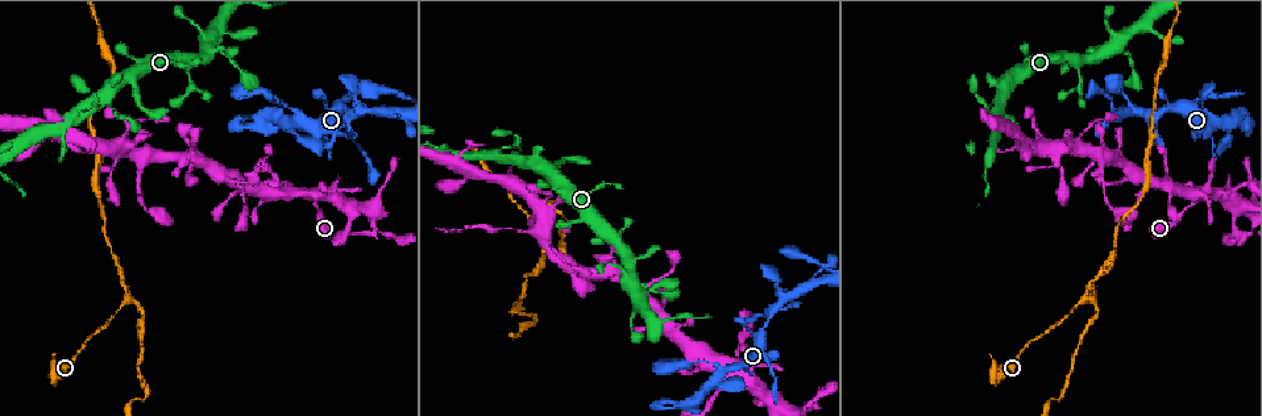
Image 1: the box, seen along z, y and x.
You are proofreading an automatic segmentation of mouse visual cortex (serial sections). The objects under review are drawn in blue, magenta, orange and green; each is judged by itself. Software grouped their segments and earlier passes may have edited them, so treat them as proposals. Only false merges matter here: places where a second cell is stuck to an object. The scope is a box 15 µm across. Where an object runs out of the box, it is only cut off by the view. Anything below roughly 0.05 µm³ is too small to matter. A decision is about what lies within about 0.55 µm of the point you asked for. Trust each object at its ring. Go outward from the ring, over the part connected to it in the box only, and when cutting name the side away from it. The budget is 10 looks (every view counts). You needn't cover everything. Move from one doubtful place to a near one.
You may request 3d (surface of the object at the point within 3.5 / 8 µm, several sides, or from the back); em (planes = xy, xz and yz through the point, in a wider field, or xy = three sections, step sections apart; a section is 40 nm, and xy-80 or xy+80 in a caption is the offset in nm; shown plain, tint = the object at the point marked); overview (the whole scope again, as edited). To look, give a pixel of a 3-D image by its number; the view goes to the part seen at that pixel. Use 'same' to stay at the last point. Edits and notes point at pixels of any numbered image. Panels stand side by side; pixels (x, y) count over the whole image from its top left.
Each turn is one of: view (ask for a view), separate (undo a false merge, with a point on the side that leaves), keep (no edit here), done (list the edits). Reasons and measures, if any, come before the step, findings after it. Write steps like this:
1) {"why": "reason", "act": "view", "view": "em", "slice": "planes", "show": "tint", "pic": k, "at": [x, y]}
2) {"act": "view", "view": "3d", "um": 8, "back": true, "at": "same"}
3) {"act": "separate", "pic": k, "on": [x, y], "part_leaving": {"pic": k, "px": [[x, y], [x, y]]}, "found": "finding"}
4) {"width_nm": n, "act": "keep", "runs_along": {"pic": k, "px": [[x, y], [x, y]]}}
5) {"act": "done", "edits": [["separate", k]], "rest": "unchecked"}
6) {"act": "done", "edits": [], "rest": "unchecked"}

{"why": "three-way junction", "act": "view", "view": "3d", "um": 3.5, "pic": 1, "at": [1081, 302]}

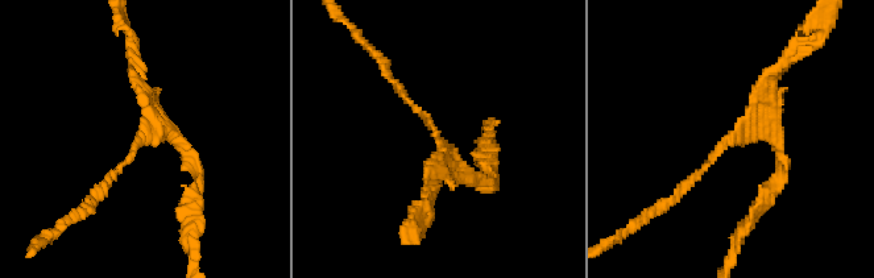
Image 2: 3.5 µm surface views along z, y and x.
{"act": "view", "view": "em", "slice": "xy", "step": 3, "show": "tint", "pic": 2, "at": [737, 135]}

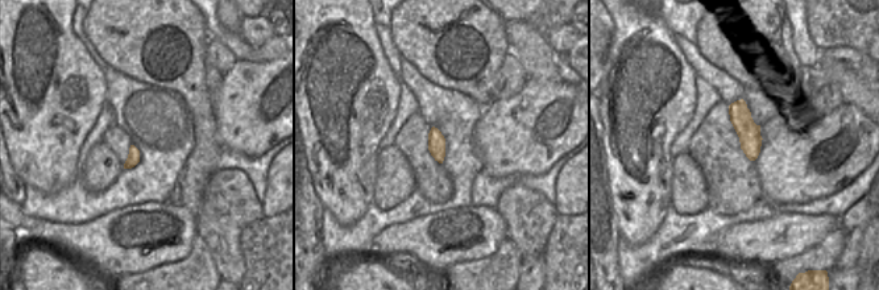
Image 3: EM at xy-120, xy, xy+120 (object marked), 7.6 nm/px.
{"act": "keep", "runs_along": {"pic": 2, "px": [[682, 191], [783, 65]]}, "found": "all the same cell"}

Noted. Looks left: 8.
{"why": "abrupt turn", "act": "view", "view": "3d", "um": 3.5, "pic": 1, "at": [298, 123]}

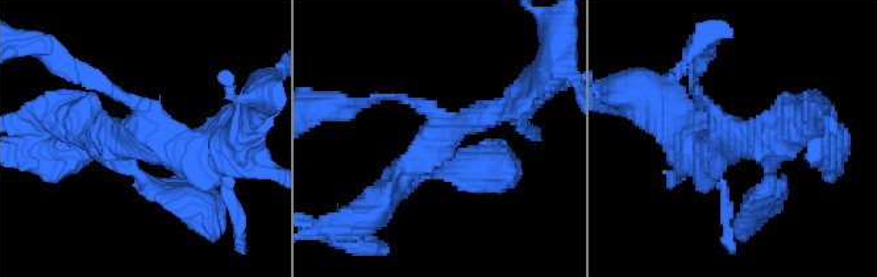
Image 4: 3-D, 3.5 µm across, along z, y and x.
{"arms": 4, "arm_widths_nm": [150, 200, 300, 350], "act": "view", "view": "em", "slice": "xy", "step": 1, "show": "tint", "pic": 4, "at": [152, 135]}

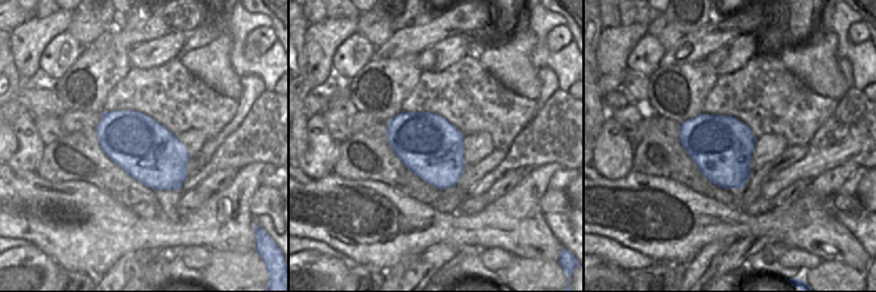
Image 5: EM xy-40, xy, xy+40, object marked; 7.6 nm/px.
{"act": "keep", "runs_along": {"pic": 4, "px": [[522, 96], [457, 123], [385, 197]]}, "found": "continuous, no second cell"}

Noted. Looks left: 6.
{"why": "four arms meet", "act": "view", "view": "3d", "um": 3.5, "pic": 1, "at": [735, 361]}

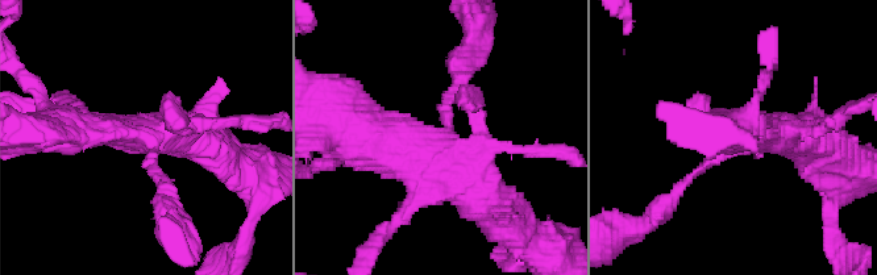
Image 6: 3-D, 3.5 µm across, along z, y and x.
{"why": "need the tissue", "act": "view", "view": "em", "slice": "xy", "step": 3, "show": "tint", "pic": 6, "at": [441, 149]}

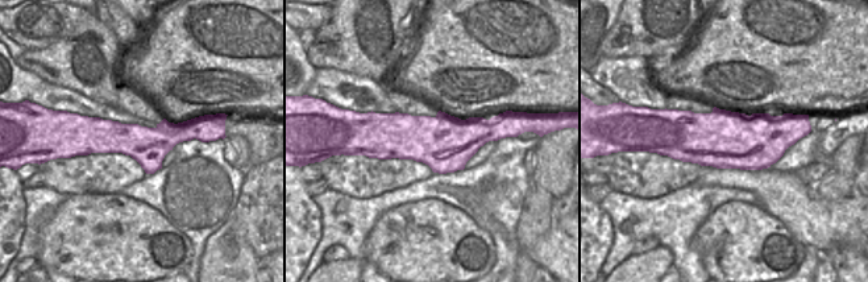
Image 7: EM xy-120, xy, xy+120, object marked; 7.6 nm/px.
{"act": "view", "view": "em", "slice": "planes", "show": "tint", "at": "same"}

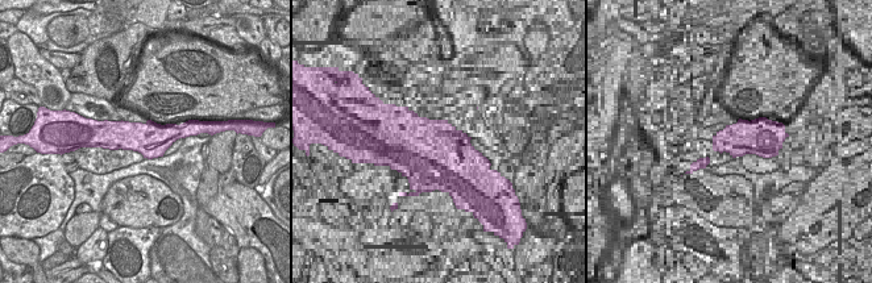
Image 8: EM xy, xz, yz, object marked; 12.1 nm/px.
{"act": "keep", "found": "continuous, no second cell"}

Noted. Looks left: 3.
{"why": "three arms meet", "act": "view", "view": "3d", "um": 3.5, "pic": 1, "at": [1160, 113]}

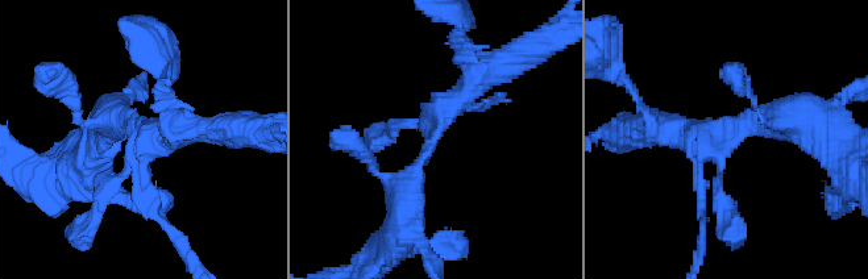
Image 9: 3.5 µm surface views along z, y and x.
{"act": "view", "view": "em", "slice": "xy", "step": 3, "show": "plain", "pic": 9, "at": [142, 127]}

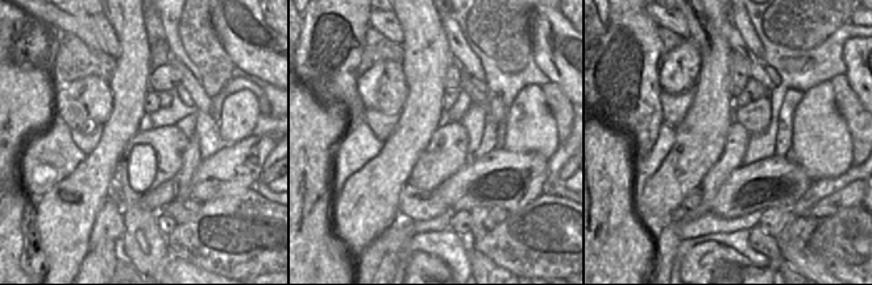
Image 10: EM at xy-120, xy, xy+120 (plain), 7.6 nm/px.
{"why": "where the object lies", "act": "view", "view": "em", "slice": "xy", "step": 3, "show": "tint", "at": "same"}

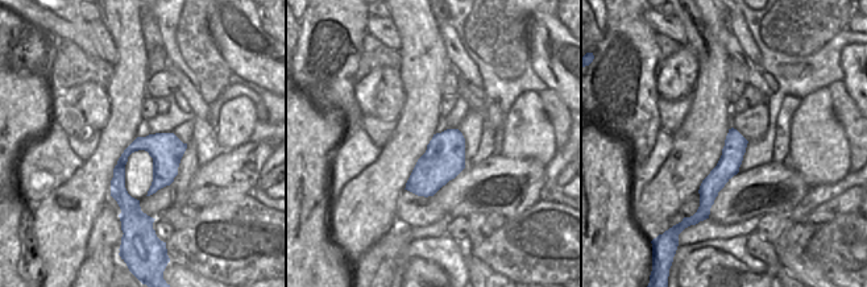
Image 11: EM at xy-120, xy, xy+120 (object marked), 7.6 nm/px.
{"act": "keep", "runs_along": {"pic": 11, "px": [[170, 136], [124, 156], [119, 192], [131, 211]]}, "found": "all the same cell"}

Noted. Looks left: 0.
{"act": "done", "edits": [], "rest": "unchecked"}

